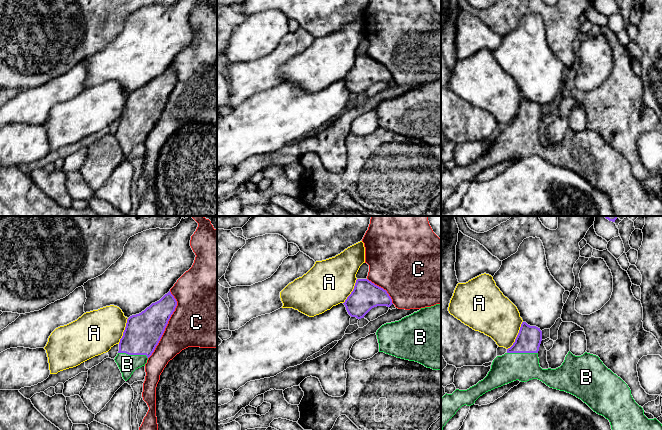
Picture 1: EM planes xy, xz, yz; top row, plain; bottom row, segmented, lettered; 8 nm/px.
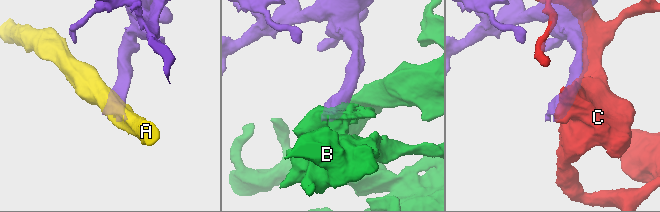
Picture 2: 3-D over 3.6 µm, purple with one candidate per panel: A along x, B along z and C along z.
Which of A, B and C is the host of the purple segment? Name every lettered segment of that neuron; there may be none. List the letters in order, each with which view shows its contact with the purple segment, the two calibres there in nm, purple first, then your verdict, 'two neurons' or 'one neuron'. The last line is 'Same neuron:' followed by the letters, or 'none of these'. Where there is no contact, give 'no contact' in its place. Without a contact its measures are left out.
A: meets purple in yz; 200 nm thick on the purple side, 340 nm on the other; two neurons
B: meets purple in xy; 300 nm thick on the purple side, 150 nm on the other; one neuron
C: meets purple in xy; 300 nm thick on the purple side, 400 nm on the other; two neurons
Same neuron: B

